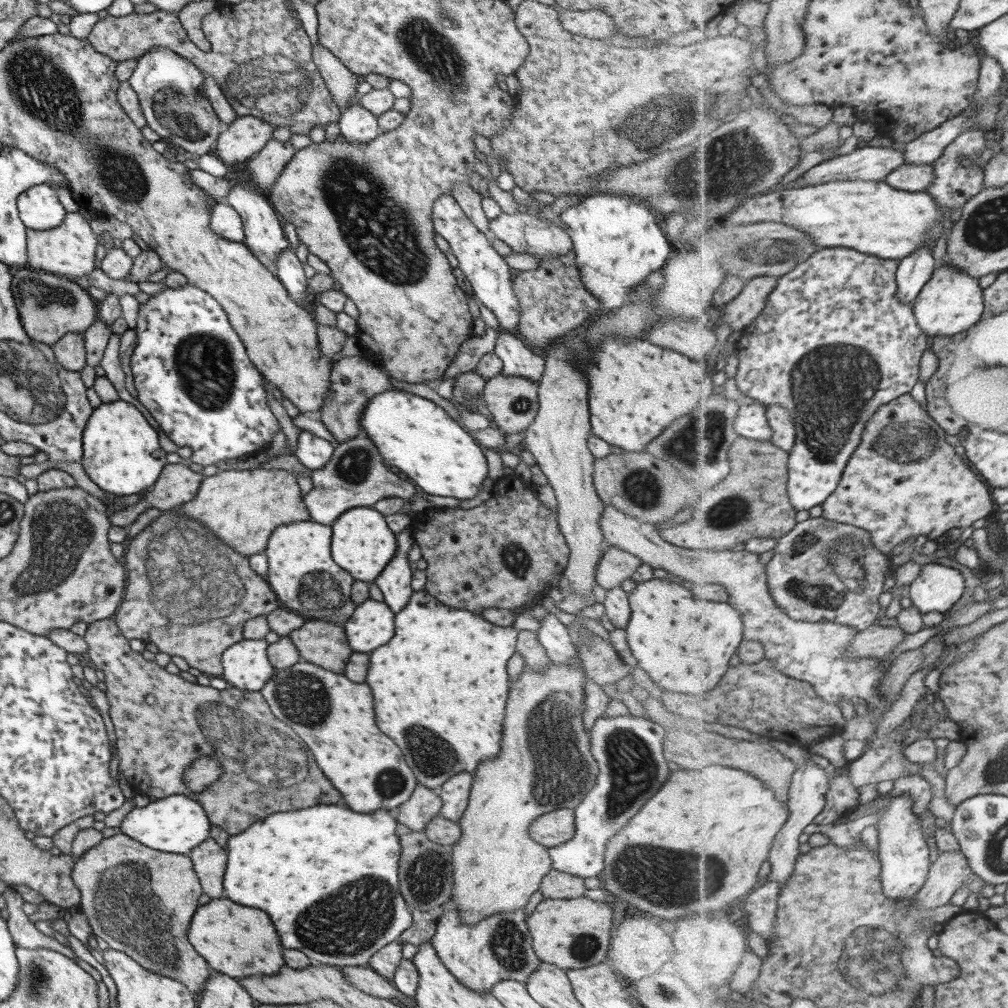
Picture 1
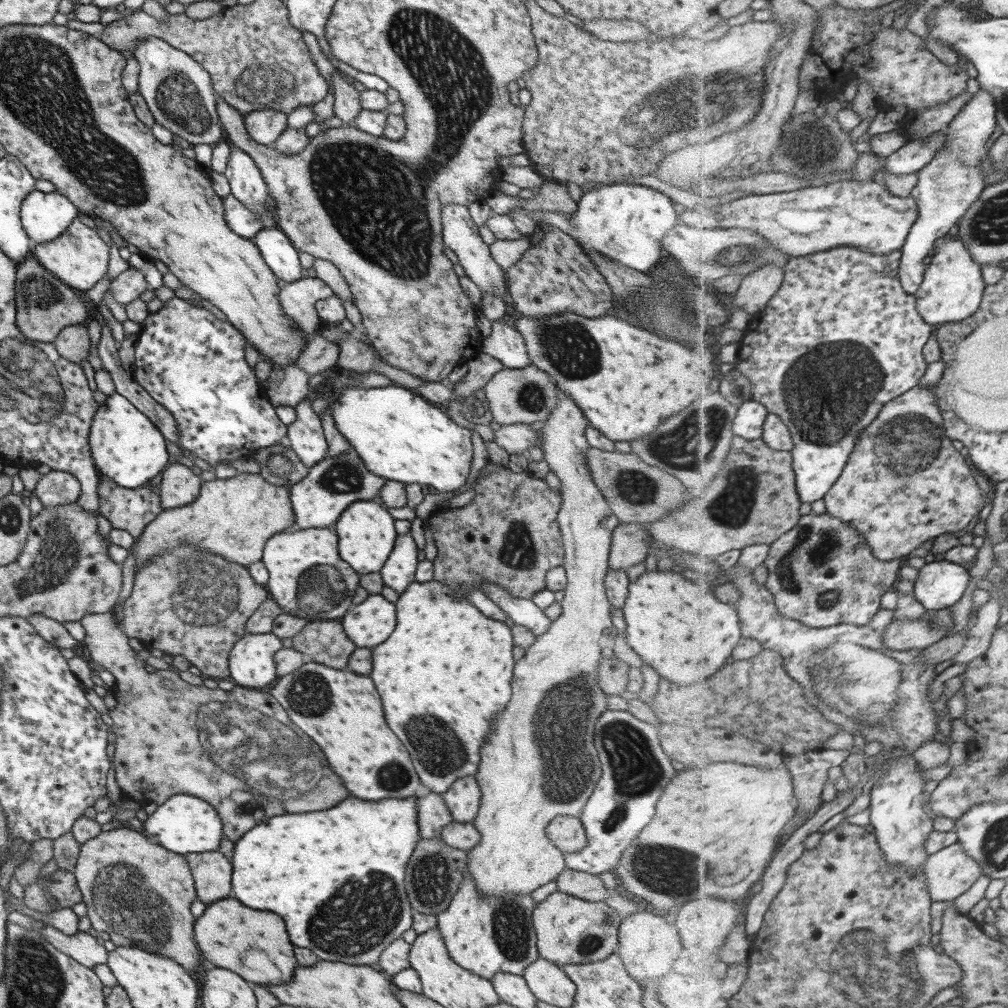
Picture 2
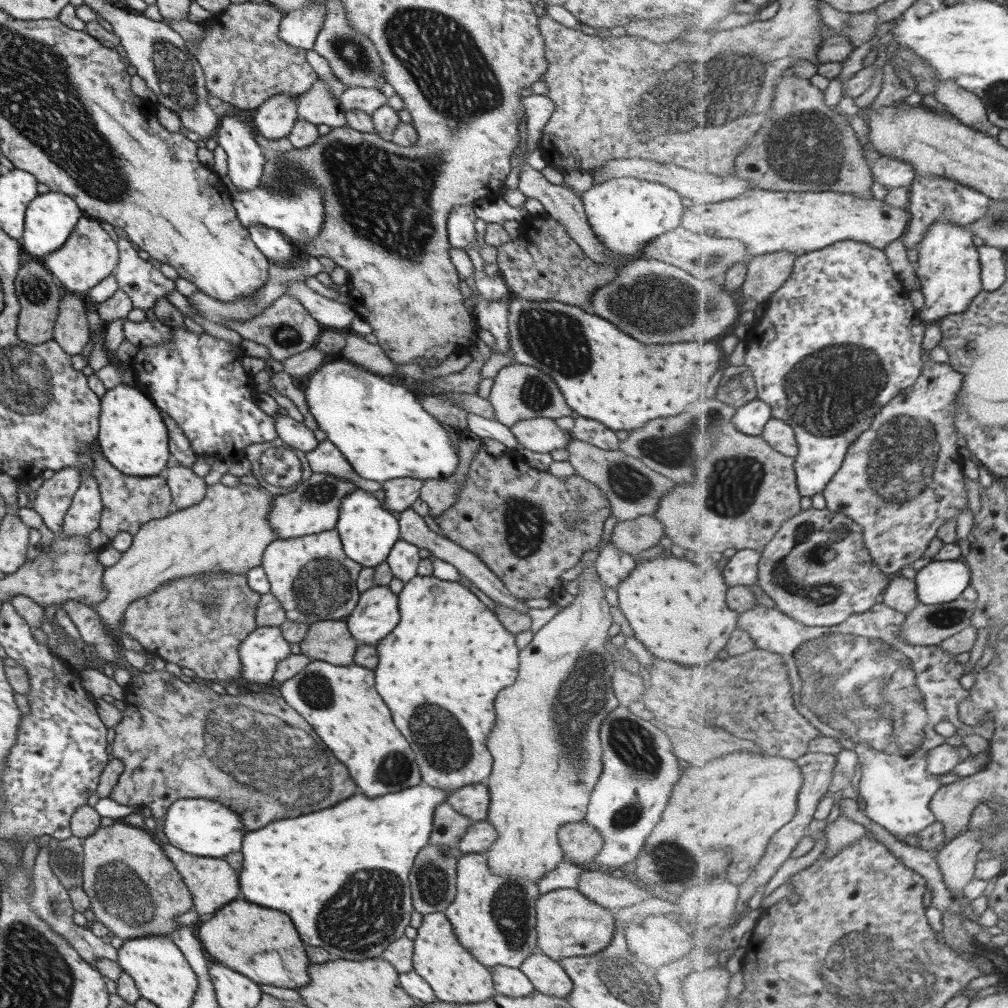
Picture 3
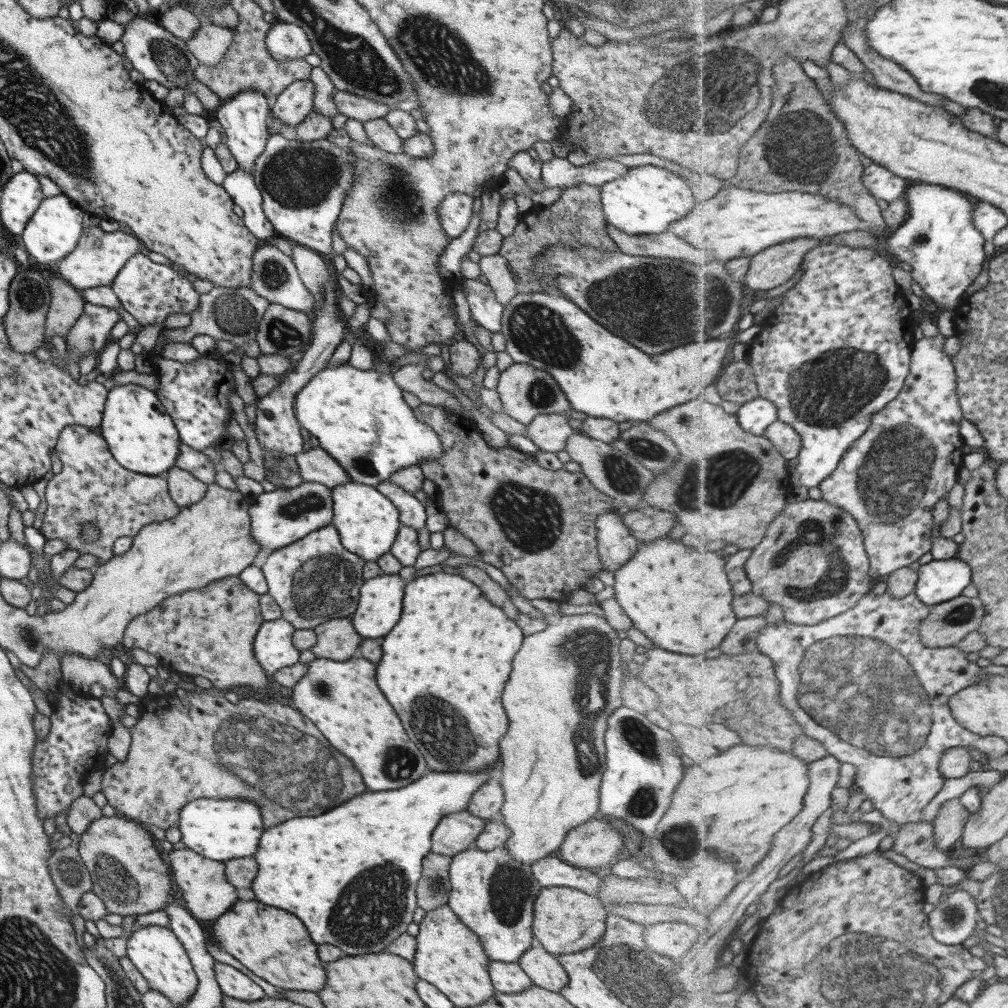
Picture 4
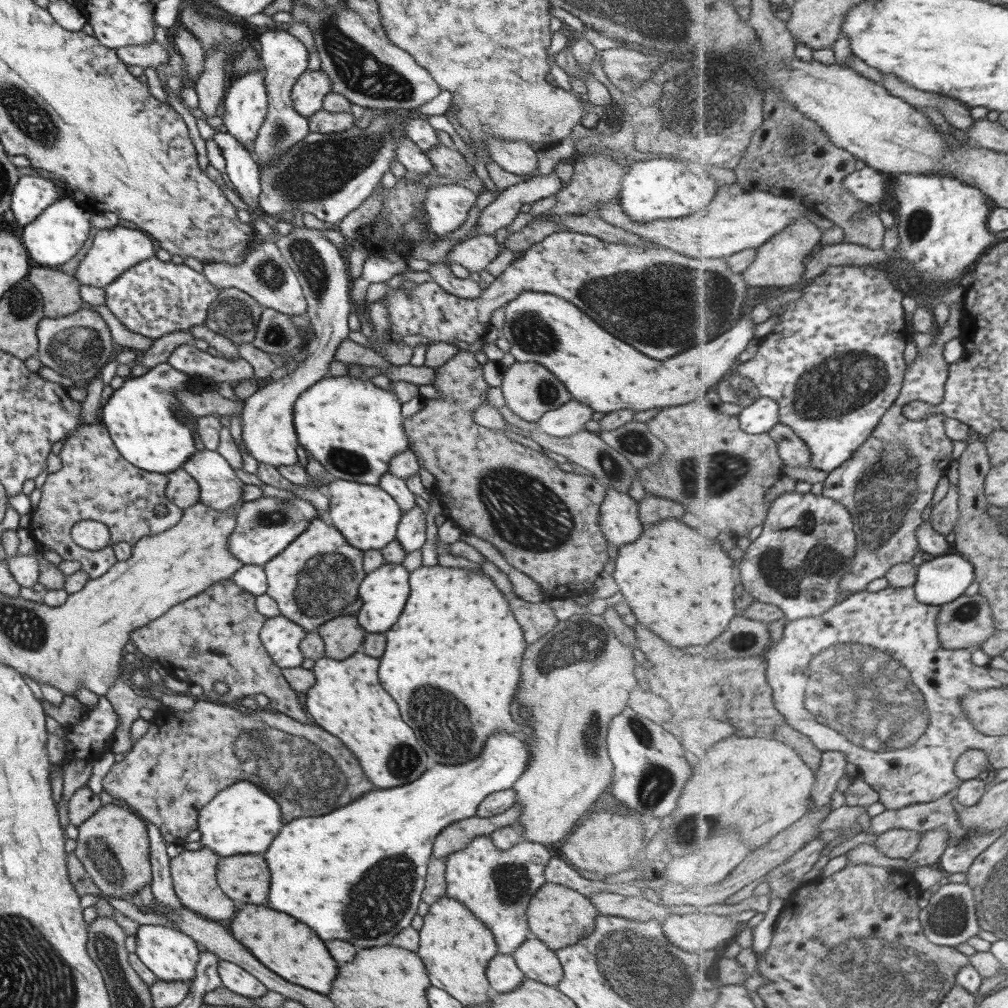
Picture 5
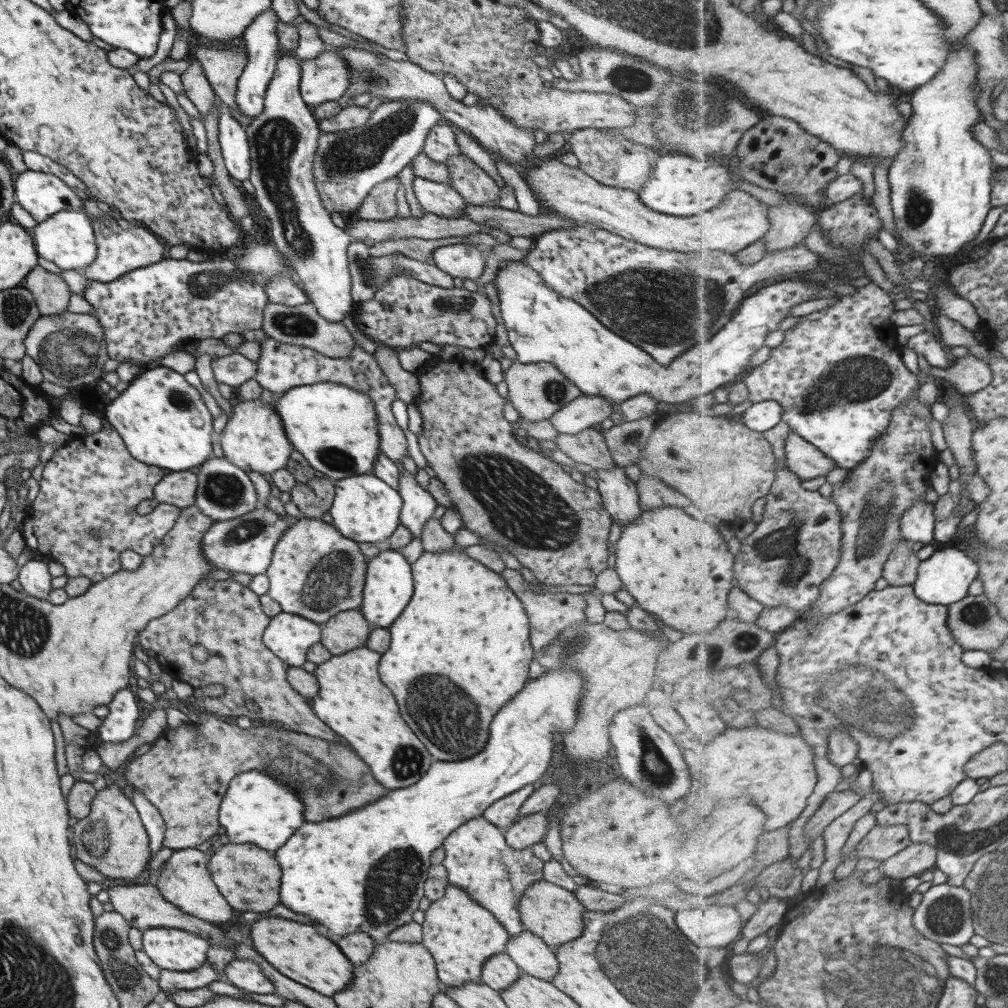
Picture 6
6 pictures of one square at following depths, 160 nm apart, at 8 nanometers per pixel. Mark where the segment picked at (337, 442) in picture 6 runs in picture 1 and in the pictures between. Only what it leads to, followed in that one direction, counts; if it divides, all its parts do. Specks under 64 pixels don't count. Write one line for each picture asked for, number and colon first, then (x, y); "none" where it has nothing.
1: (413, 434)
2: (399, 436)
3: (380, 428)
4: (360, 418)
5: (352, 429)

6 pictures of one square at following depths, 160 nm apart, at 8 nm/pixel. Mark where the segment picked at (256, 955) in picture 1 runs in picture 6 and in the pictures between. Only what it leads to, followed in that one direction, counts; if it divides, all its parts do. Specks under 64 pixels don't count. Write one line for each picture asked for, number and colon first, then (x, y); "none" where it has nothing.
2: (225, 930)
3: (240, 930)
4: (271, 943)
5: (288, 948)
6: (298, 952)

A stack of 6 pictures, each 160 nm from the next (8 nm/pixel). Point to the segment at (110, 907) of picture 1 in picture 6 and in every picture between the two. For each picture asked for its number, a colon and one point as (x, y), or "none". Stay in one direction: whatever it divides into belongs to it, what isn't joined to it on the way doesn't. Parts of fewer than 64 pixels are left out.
2: (136, 893)
3: (134, 890)
4: (128, 871)
5: (112, 845)
6: (111, 839)

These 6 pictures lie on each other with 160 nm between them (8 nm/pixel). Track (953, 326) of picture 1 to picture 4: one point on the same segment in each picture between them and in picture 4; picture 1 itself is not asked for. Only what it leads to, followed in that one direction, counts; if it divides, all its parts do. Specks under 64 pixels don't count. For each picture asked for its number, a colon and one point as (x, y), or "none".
2: (953, 288)
3: (948, 266)
4: (940, 240)

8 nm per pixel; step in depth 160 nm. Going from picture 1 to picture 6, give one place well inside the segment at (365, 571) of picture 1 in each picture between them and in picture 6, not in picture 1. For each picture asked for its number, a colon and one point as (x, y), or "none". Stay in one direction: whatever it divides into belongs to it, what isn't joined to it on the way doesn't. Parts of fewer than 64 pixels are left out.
2: (366, 535)
3: (367, 532)
4: (367, 523)
5: (366, 516)
6: (364, 509)

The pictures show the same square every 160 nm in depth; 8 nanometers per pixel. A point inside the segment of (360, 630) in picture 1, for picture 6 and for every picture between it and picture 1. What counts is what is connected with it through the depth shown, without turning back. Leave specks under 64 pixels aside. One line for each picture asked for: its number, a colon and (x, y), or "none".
2: (366, 624)
3: (375, 613)
4: (379, 605)
5: (383, 591)
6: (387, 588)

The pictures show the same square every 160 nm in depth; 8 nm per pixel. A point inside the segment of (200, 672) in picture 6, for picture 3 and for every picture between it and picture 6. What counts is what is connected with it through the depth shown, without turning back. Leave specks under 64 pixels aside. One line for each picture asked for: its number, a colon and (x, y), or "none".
3: (197, 622)
4: (208, 632)
5: (221, 622)

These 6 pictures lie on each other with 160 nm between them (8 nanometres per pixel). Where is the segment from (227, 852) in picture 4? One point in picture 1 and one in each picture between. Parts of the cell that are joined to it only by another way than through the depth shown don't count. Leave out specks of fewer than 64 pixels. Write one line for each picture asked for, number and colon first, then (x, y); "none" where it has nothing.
1: (175, 824)
2: (183, 824)
3: (201, 827)

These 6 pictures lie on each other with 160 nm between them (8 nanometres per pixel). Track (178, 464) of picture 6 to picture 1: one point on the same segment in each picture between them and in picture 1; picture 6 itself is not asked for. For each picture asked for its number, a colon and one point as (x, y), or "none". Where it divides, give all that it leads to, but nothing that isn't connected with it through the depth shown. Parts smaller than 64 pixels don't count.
1: (120, 453)
2: (125, 447)
3: (131, 435)
4: (140, 435)
5: (140, 418)

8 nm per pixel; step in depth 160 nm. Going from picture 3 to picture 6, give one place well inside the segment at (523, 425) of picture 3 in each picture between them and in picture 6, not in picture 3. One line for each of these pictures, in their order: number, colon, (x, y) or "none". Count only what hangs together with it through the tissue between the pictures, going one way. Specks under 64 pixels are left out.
4: (548, 432)
5: (570, 417)
6: (582, 412)

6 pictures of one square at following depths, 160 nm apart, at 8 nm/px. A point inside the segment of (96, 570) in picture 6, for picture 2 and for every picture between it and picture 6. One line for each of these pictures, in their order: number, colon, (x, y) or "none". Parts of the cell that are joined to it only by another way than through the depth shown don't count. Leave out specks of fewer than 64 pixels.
2: (130, 510)
3: (126, 502)
4: (91, 487)
5: (94, 483)

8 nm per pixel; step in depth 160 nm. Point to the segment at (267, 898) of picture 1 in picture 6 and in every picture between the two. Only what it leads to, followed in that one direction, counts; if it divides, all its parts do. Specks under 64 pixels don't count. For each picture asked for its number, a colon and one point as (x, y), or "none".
2: (336, 877)
3: (329, 870)
4: (305, 864)
5: (356, 874)
6: (335, 872)

